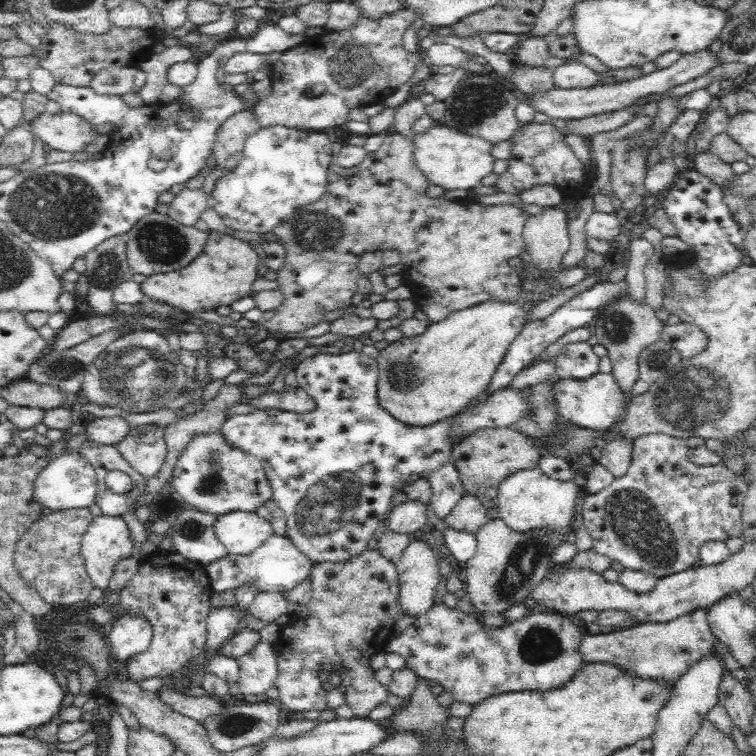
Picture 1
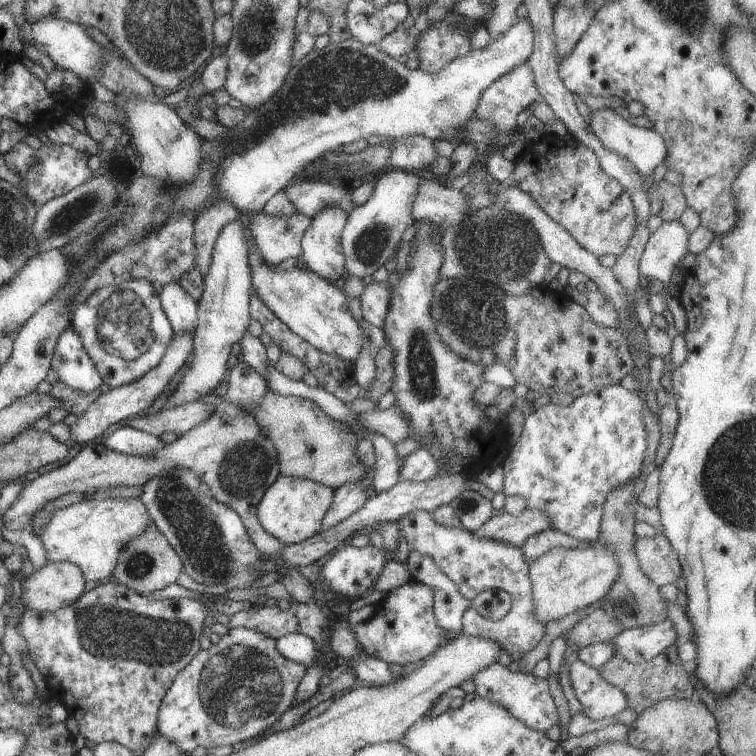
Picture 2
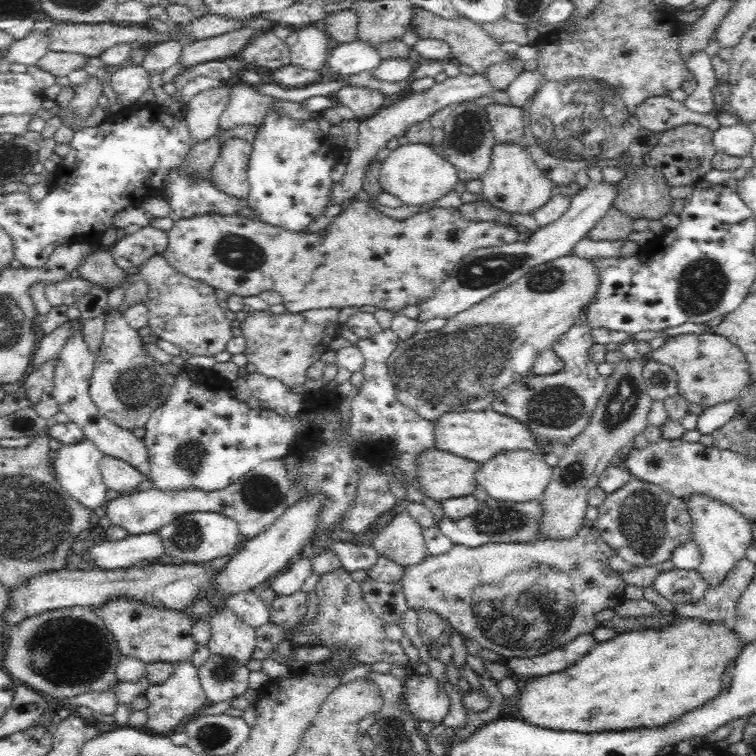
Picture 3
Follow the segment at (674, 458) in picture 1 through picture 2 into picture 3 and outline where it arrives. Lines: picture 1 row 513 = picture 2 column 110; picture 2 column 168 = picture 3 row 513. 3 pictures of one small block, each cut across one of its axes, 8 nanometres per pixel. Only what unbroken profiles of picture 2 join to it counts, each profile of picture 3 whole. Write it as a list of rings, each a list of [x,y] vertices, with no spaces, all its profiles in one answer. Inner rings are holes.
[[[634,478],[606,496],[604,503],[597,507],[600,516],[593,526],[626,562],[637,567],[660,566],[670,558],[676,546],[690,541],[692,522],[682,502],[660,487]]]

